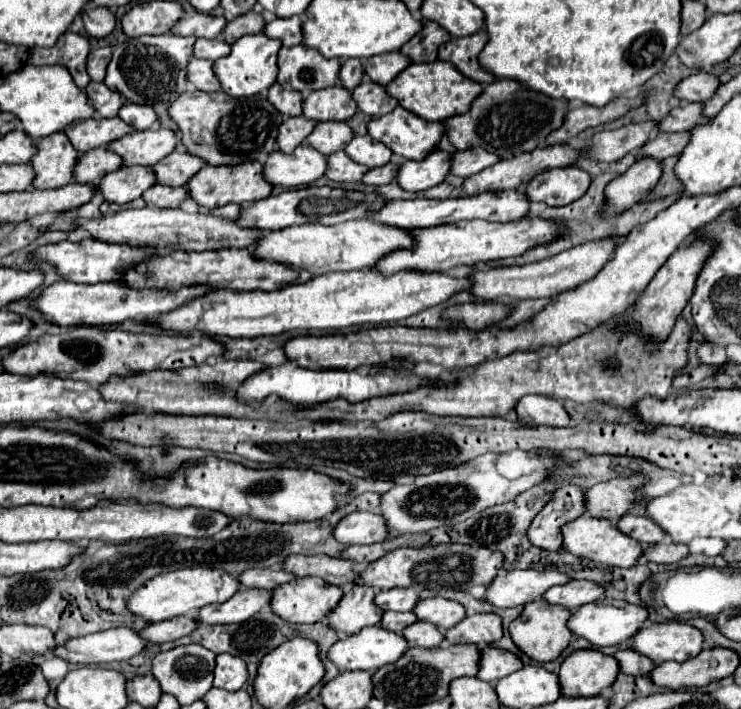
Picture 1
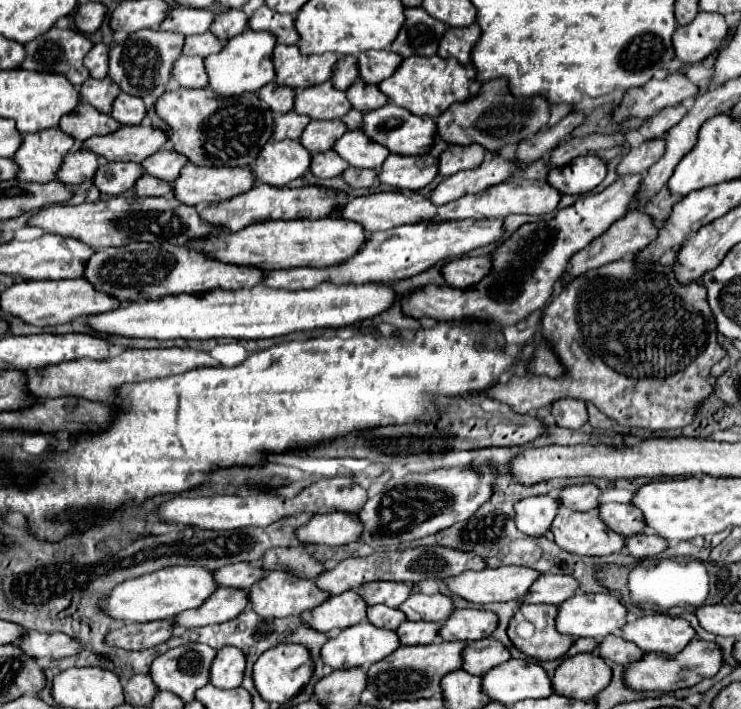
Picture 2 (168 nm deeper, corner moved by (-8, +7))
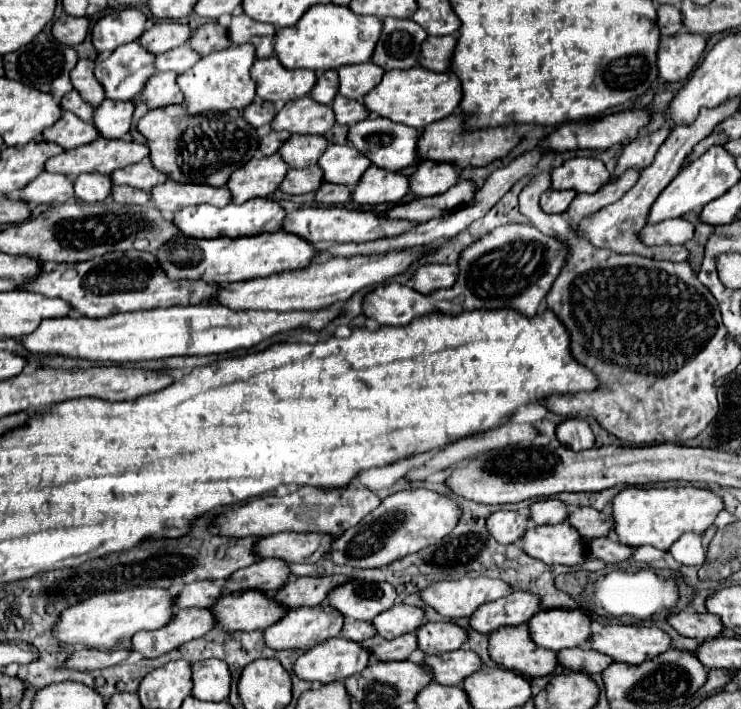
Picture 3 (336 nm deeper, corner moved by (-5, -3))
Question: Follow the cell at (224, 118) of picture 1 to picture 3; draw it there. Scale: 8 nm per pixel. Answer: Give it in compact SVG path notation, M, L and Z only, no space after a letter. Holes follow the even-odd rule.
M183 105L151 109L139 123L137 131L147 137L151 149L151 163L165 171L171 179L183 183L207 183L213 187L227 185L231 173L247 163L259 149L257 129L251 127L237 109L207 111L187 115Z

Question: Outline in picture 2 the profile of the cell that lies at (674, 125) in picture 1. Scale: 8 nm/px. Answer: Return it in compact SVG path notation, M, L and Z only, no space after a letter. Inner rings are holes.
M676 105L676 107L666 107L662 111L658 111L656 115L652 115L650 119L646 119L642 125L640 125L640 133L646 141L650 139L656 139L656 137L662 137L668 133L668 129L672 129L686 113L688 109L684 105Z

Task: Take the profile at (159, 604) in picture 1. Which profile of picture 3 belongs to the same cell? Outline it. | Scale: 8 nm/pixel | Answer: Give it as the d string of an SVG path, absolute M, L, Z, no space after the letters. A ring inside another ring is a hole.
M135 587L121 593L99 593L69 609L65 609L55 625L55 635L63 643L87 645L91 649L115 649L119 643L131 639L137 631L165 627L175 615L175 593L169 589Z

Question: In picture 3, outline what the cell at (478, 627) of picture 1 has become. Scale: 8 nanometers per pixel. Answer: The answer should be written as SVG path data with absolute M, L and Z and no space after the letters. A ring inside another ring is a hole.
M445 621L445 623L425 623L417 629L419 649L427 655L443 655L447 651L455 651L469 641L469 633L465 627Z

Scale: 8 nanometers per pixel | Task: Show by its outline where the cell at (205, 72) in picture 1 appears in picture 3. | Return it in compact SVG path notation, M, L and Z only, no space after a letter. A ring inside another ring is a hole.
M173 71L155 73L137 99L145 101L151 109L173 105L173 103L183 103L183 91L179 91L179 85L175 83L175 79L177 79L177 73Z

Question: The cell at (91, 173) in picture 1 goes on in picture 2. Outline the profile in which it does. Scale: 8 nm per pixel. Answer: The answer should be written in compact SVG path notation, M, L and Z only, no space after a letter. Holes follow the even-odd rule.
M70 151L66 153L60 169L56 171L56 181L64 185L80 185L94 177L94 169L98 167L100 157L90 151Z

